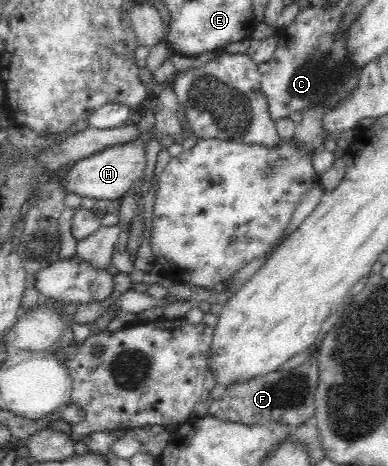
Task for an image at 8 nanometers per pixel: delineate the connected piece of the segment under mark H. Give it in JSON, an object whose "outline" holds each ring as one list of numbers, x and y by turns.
{"outline":[[149,112,139,119,138,132,131,139,131,143,119,143,113,147,105,147,105,150,99,151,99,153,77,160,73,169,67,174,66,189,78,193,82,197,93,197,98,200,108,199,114,202,118,202,123,195,130,195,131,188,137,188,139,185,147,165,146,147,152,138,154,116]]}

